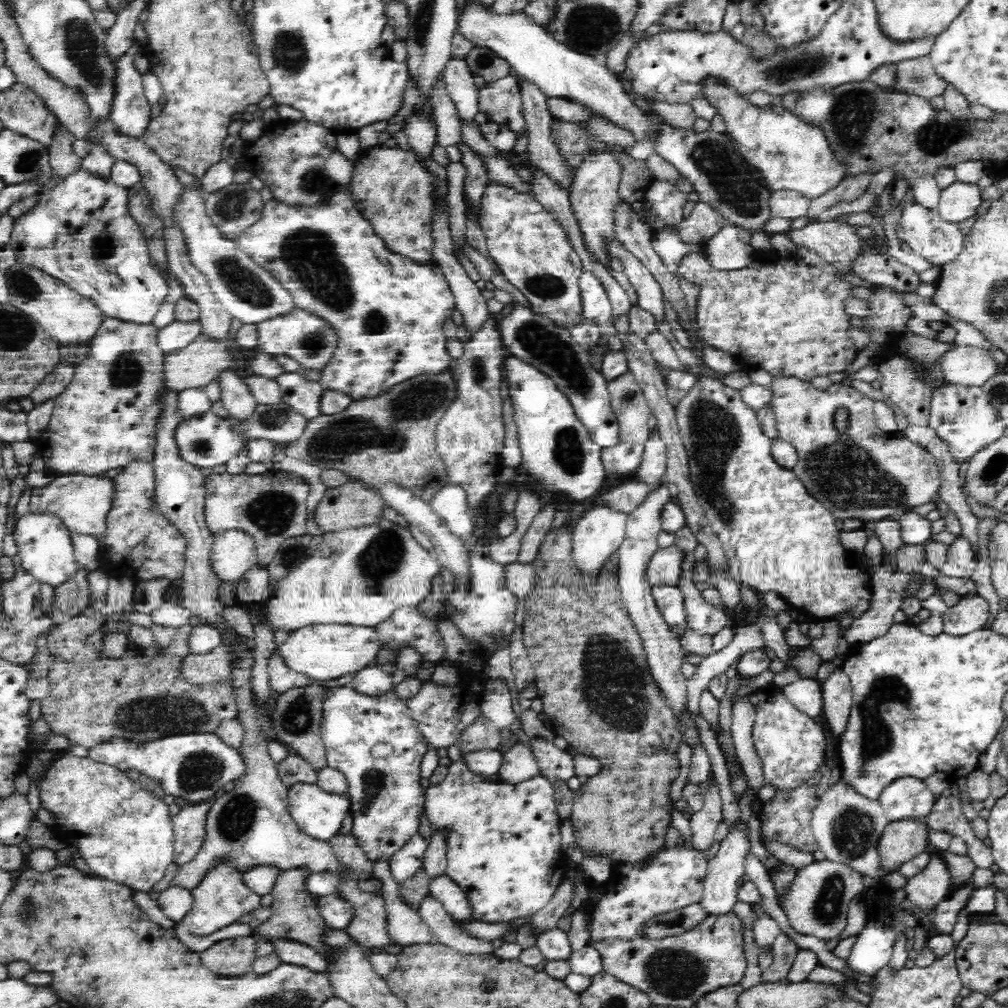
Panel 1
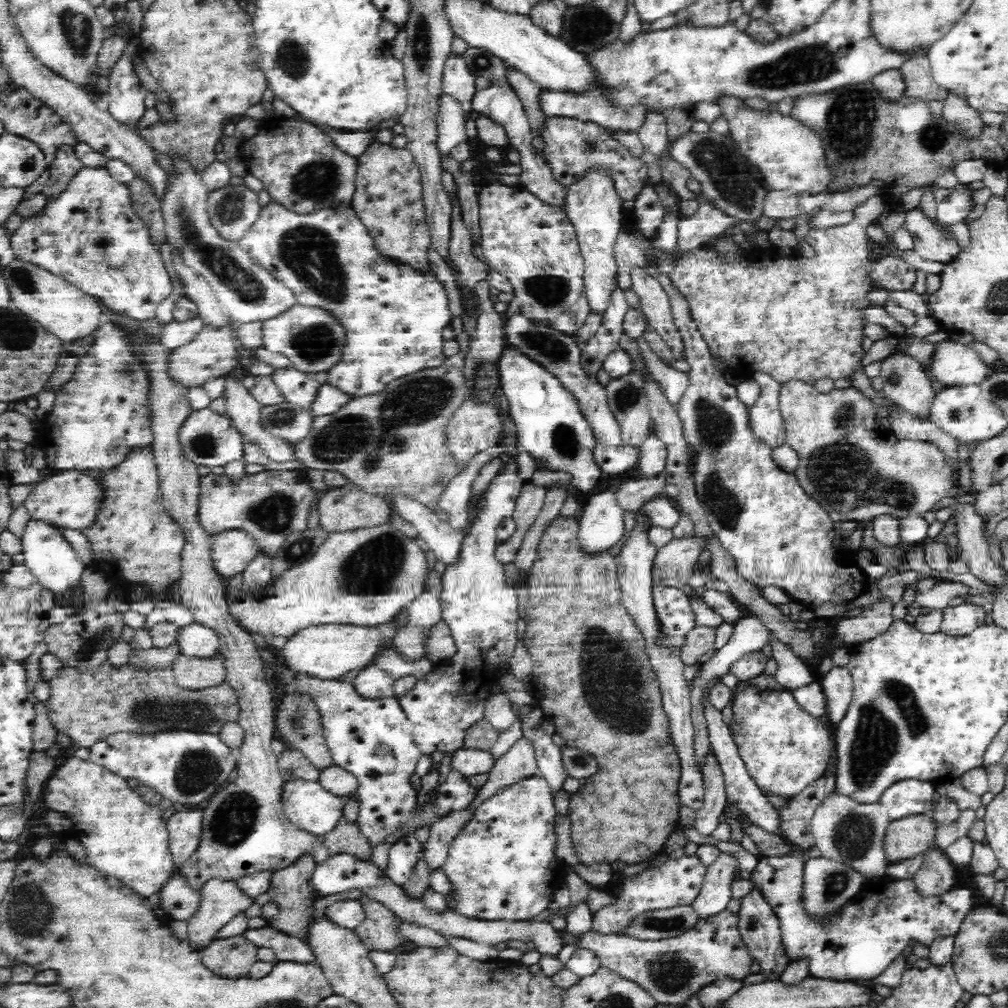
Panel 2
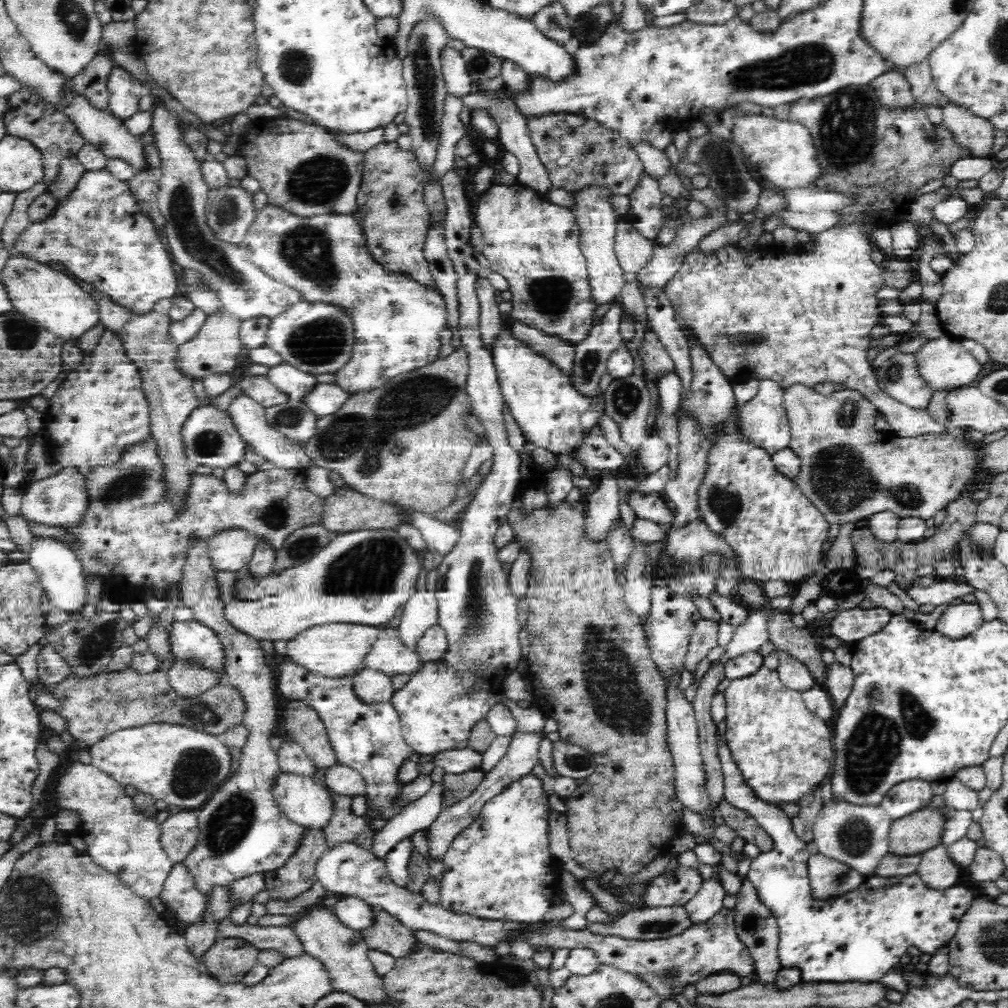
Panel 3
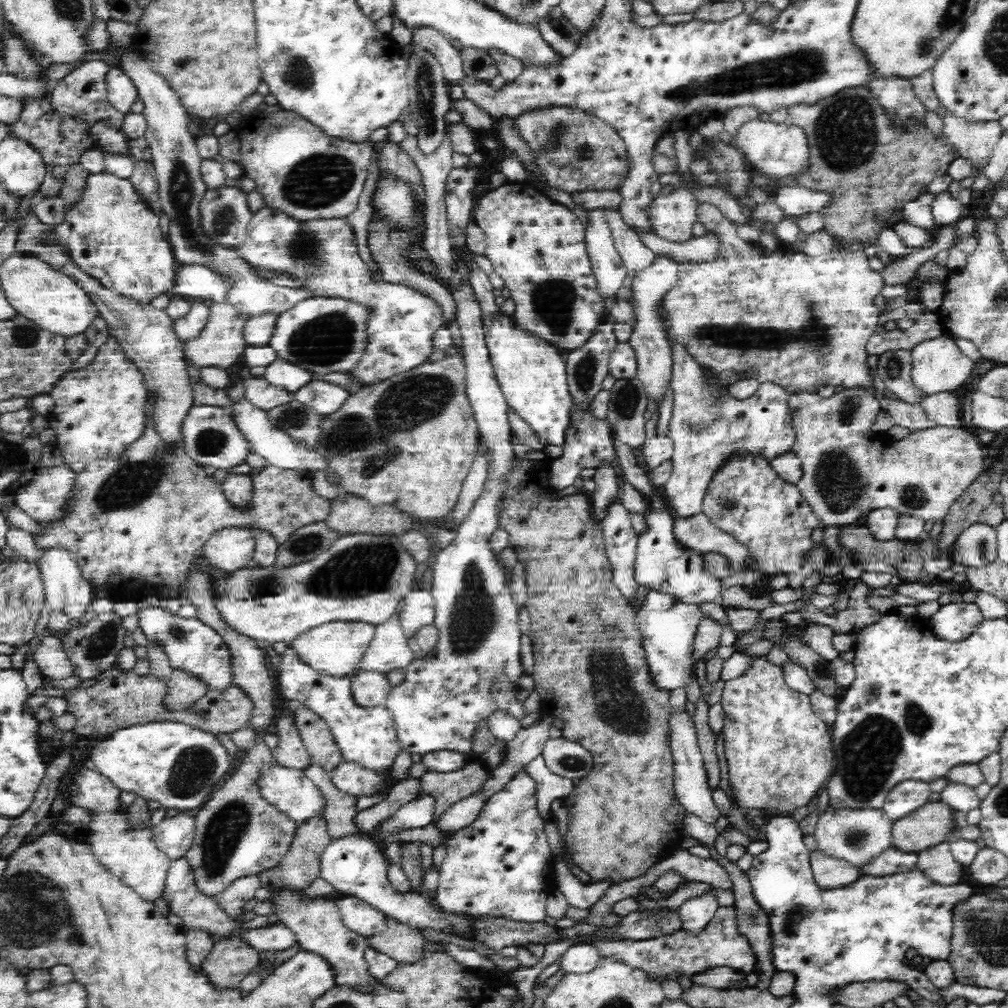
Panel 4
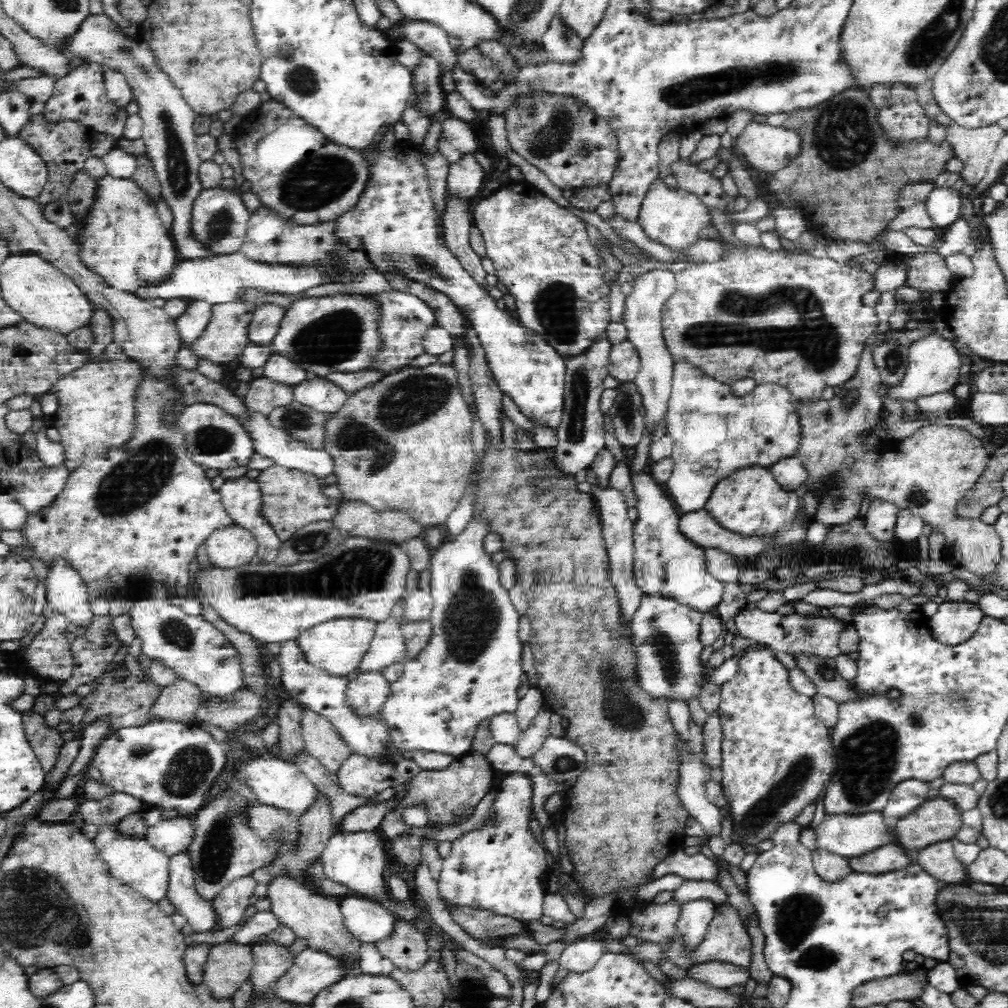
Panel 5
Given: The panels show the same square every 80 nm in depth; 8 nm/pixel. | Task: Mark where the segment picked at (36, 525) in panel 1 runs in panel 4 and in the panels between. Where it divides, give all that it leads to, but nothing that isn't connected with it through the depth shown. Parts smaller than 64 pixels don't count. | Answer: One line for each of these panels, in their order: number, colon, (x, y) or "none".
2: (46, 553)
3: (56, 564)
4: (66, 590)

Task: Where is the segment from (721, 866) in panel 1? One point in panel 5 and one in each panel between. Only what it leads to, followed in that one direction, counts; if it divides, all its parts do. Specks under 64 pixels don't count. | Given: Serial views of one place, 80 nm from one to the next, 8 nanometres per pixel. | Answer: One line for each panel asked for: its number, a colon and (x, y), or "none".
2: (716, 891)
3: (708, 901)
4: (696, 913)
5: (695, 916)

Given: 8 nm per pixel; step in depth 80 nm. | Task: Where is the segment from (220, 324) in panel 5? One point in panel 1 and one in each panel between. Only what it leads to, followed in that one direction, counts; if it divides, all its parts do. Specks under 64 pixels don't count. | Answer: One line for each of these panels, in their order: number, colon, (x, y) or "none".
1: (196, 365)
2: (213, 353)
3: (214, 350)
4: (219, 344)

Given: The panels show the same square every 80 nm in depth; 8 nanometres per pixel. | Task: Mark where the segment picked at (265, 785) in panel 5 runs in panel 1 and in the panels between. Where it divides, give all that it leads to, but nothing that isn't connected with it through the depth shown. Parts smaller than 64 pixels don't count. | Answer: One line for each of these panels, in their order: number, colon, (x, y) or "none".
1: (319, 814)
2: (317, 811)
3: (305, 802)
4: (290, 791)

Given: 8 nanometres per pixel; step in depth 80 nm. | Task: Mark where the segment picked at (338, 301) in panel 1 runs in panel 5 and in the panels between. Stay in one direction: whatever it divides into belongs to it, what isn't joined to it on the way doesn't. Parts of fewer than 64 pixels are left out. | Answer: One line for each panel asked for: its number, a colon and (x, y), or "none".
2: (392, 314)
3: (396, 320)
4: (321, 255)
5: (404, 319)

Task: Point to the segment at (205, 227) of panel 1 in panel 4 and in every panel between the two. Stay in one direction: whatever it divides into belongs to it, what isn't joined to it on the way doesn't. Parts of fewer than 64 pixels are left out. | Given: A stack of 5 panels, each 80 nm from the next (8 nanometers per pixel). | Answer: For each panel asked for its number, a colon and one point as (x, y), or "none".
2: (248, 293)
3: (246, 291)
4: (176, 161)

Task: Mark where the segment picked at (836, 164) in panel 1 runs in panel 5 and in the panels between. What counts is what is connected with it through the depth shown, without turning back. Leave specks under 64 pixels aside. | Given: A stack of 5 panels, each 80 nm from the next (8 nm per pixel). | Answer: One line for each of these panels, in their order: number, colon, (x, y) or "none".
2: (789, 155)
3: (783, 151)
4: (778, 151)
5: (768, 148)

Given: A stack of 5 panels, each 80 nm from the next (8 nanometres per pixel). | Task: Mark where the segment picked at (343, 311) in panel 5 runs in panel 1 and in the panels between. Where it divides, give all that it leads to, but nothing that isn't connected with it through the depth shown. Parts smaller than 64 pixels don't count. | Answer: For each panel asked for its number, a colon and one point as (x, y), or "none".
1: (308, 339)
2: (311, 339)
3: (316, 338)
4: (321, 335)

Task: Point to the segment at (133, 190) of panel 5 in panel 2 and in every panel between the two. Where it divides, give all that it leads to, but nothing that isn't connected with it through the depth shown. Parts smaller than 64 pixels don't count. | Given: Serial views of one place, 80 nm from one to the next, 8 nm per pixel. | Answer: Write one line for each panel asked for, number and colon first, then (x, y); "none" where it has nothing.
2: (88, 235)
3: (96, 234)
4: (108, 234)

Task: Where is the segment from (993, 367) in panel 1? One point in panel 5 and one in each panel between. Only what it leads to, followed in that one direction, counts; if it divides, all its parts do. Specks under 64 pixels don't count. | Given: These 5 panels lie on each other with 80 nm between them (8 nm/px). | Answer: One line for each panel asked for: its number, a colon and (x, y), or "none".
2: (953, 364)
3: (944, 364)
4: (938, 365)
5: (934, 365)

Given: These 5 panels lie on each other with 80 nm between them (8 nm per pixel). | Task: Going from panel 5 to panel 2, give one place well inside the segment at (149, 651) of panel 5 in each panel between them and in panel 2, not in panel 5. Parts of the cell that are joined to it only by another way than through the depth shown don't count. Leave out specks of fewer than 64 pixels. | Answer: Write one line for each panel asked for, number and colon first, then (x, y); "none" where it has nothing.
2: (197, 640)
3: (188, 640)
4: (192, 646)

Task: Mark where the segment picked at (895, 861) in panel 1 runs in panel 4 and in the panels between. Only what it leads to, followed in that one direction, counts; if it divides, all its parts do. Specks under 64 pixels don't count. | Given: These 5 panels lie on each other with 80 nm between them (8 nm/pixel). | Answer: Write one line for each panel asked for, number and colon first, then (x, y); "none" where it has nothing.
2: (909, 836)
3: (914, 834)
4: (933, 823)

